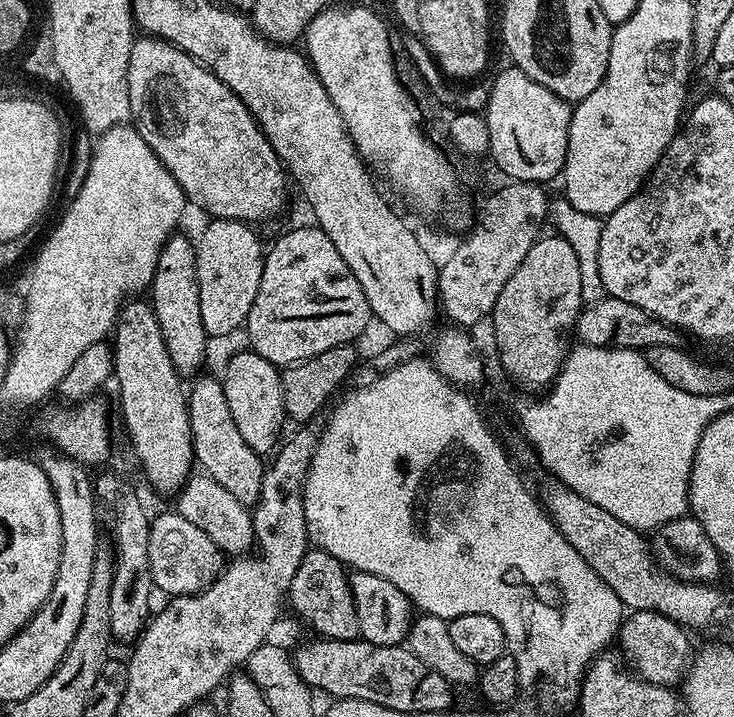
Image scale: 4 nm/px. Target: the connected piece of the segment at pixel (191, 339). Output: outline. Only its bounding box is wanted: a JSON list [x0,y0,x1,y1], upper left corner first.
[150,234,210,378]

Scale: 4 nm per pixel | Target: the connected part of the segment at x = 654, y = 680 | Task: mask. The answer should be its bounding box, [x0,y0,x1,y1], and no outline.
[618,611,694,688]

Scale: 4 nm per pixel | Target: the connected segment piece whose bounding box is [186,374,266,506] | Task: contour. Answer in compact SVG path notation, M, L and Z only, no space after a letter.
M197 375L191 381L192 388L190 384L186 392L195 463L204 467L201 468L203 475L214 478L214 482L218 482L218 486L222 486L238 502L255 505L262 490L265 461L260 461L263 460L261 453L250 450L242 434L238 434L238 426L234 426L234 417L230 415L230 406L226 406L226 394L219 379L215 375L204 375Z

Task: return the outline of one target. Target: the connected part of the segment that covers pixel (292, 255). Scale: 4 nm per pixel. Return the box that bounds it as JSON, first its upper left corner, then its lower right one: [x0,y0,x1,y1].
[246,226,373,366]

